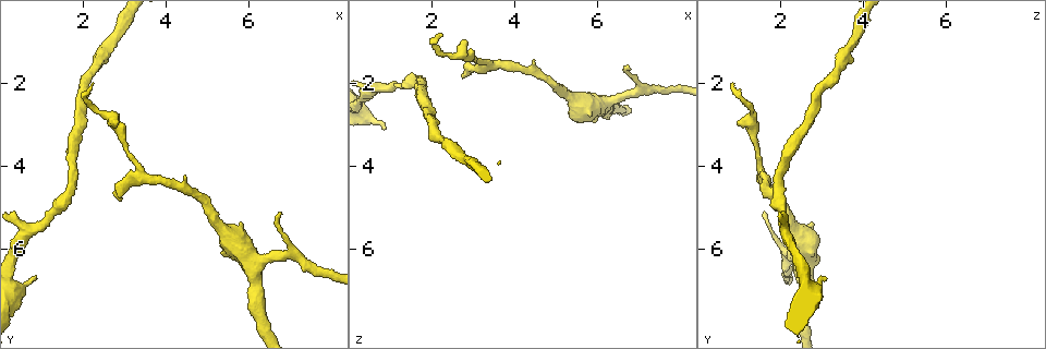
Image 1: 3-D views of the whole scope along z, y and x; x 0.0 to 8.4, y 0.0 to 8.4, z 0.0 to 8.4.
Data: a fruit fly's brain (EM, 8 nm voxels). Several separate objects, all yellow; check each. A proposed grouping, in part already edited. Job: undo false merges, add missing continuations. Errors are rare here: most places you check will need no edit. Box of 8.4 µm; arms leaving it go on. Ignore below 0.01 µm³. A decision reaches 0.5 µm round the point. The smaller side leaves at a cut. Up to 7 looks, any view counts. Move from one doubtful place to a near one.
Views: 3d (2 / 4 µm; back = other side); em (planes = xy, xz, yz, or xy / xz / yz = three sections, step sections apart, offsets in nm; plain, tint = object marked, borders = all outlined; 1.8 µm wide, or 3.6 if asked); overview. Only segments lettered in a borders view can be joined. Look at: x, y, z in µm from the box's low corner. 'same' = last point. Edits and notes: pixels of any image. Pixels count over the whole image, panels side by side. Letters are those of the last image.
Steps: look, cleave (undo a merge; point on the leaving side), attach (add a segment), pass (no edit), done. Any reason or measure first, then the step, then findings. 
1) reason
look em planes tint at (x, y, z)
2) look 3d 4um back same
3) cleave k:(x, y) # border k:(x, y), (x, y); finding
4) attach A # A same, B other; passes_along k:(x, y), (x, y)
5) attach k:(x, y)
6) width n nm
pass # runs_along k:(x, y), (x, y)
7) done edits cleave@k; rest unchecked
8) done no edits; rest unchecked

thin end
look em 3.6um yz step 4 borders at (6.80, 5.10, 1.60)

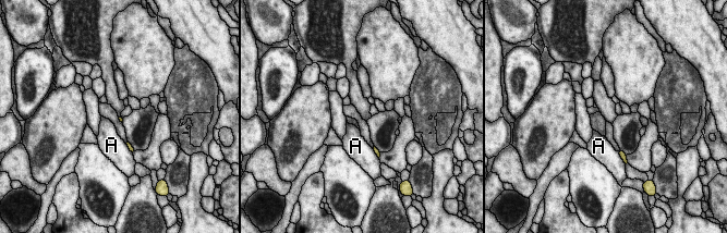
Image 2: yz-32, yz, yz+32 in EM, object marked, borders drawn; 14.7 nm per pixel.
another direction
look em 3.6um planes borders same

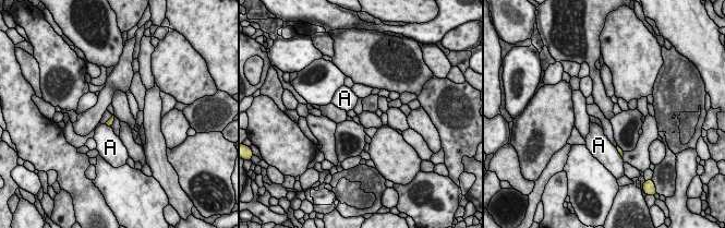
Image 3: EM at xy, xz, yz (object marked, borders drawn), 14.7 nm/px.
pass # A other; border 3:(105, 123), (110, 127); none of them fits

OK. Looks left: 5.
branch stops here
look 3d 4um at (2.90, 4.80, 1.80)

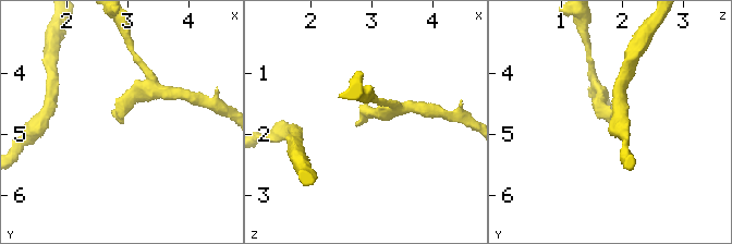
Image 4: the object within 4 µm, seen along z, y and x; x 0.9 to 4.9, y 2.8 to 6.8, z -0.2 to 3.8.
shape alone is not enough
look em xz step 8 borders at (2.90, 4.80, 1.80)

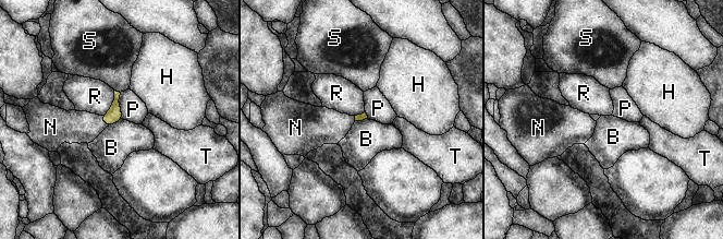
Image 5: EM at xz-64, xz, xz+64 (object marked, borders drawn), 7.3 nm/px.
attach 5:(72, 127) # B other, H other, N same, P other, R other, S other, T other; the neuron continues

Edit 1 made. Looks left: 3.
done edits attach@5; rest unchecked

